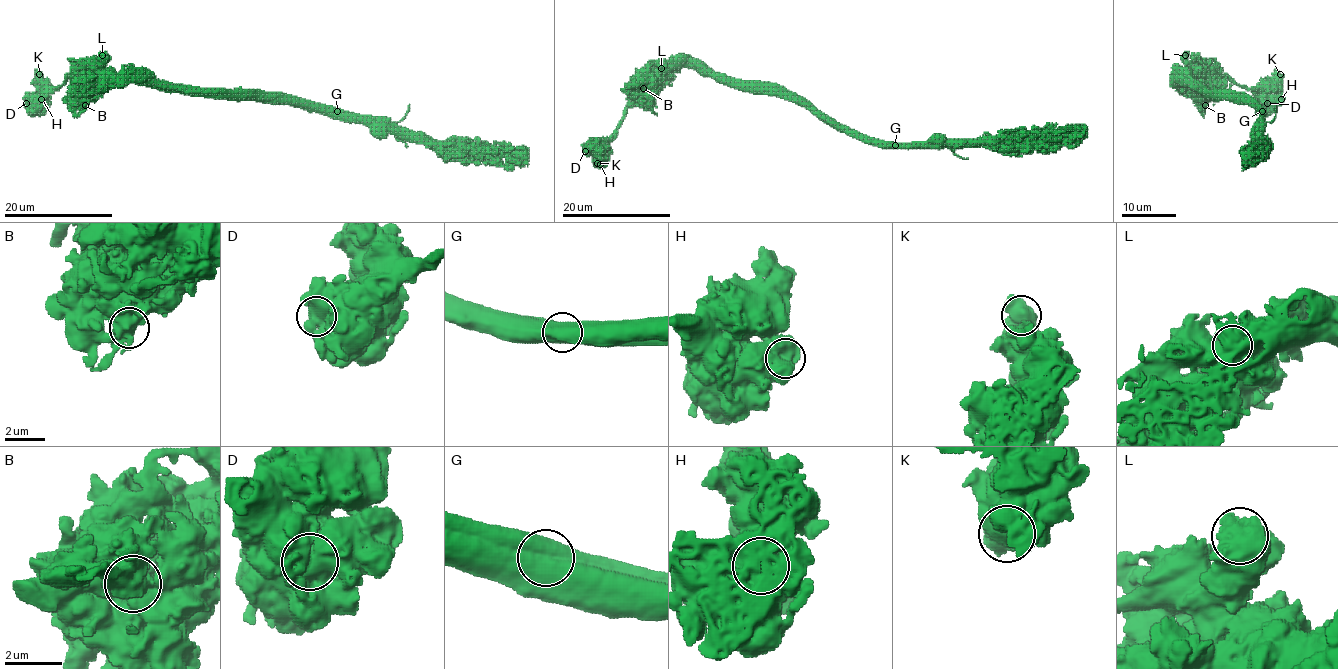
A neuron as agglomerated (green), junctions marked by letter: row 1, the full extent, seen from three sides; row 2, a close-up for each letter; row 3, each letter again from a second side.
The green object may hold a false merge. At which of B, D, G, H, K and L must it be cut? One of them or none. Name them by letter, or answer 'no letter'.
G

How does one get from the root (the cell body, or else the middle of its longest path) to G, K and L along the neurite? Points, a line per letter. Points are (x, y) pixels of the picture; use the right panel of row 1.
G: (1258, 128), (1262, 111)
K: (1258, 128), (1259, 114), (1250, 104), (1217, 99), (1183, 78), (1224, 77), (1258, 88), (1280, 74)
L: (1258, 128), (1259, 114), (1250, 104), (1217, 99), (1187, 80), (1183, 76), (1189, 70), (1185, 55)

